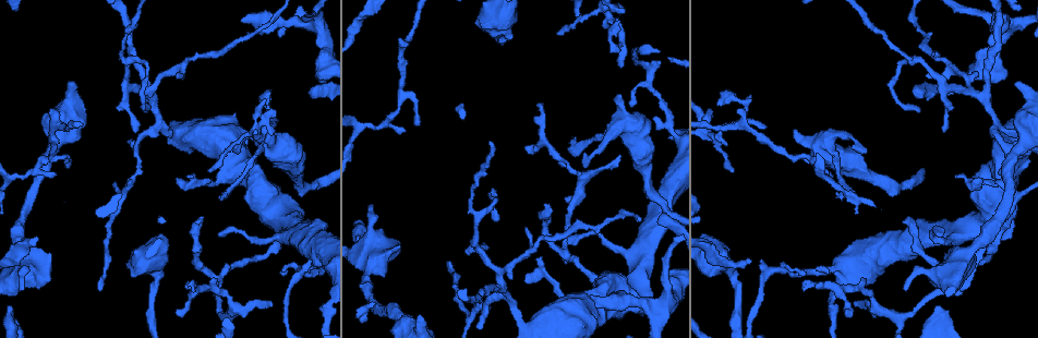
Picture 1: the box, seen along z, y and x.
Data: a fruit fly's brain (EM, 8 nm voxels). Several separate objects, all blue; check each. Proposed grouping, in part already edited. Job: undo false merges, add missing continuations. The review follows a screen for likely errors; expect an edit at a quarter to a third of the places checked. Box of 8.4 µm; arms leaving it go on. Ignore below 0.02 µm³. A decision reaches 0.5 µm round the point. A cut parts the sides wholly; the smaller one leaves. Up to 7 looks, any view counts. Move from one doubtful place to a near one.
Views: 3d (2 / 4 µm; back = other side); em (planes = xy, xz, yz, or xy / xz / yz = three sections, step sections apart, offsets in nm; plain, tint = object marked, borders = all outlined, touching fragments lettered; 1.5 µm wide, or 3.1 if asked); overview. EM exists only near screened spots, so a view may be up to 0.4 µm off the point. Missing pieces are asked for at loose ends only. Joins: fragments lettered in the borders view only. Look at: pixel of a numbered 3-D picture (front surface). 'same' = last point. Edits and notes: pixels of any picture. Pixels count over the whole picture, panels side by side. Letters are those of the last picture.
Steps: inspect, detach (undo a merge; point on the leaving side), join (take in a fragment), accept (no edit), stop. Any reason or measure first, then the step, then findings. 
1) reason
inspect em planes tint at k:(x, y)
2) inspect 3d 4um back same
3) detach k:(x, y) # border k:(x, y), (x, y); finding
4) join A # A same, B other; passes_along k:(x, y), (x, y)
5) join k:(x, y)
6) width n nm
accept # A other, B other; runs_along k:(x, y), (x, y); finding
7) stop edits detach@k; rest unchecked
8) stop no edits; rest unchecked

sudden change in width
inspect 3d 4um at 1:(364, 280)

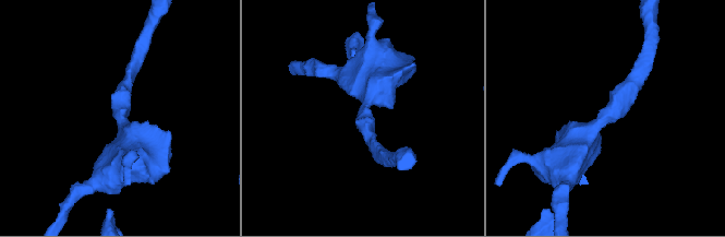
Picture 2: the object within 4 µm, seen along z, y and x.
arm_widths 220, 550 nm; need the tissue
inspect em yz step 4 tint at 2:(119, 112)

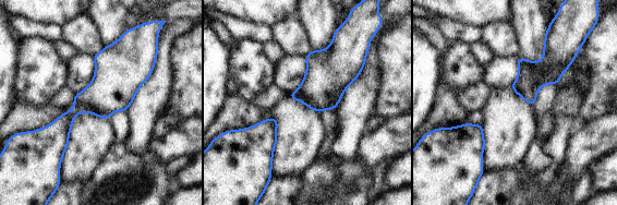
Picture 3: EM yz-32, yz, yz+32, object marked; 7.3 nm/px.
inspect em planes borders same

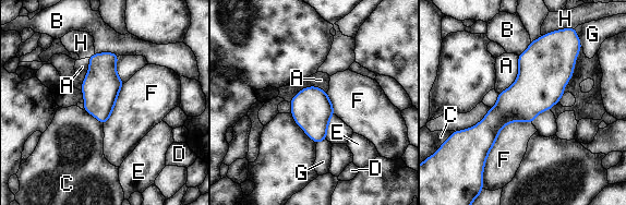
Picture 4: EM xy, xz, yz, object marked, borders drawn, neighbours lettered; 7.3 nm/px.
width 280 nm; longest_contact F 480 nm
accept # A other, B other, C other, D other, E other, F other, G other, H other; all the same neuron

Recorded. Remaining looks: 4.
free end
inspect em planes borders at 1:(418, 316)

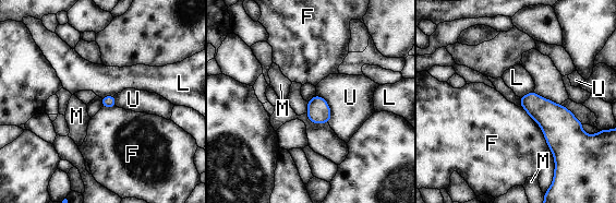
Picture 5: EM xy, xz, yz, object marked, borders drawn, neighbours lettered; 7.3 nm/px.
accept # F other, L other, M other, U other; border 5:(533, 90), (519, 97); none of them fits

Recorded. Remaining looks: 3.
four or more arms meet
inspect 3d 2um back at 1:(153, 99)

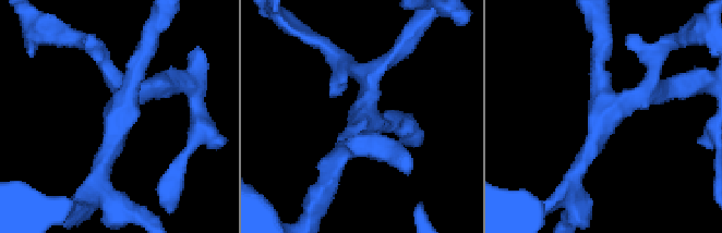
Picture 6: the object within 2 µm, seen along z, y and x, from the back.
need the tissue
inspect em planes borders at 6:(606, 116)

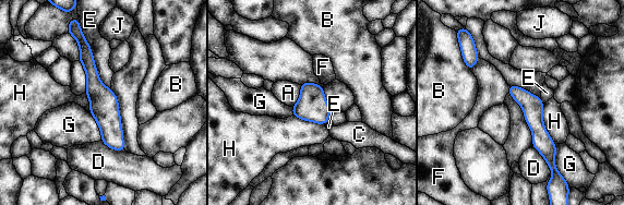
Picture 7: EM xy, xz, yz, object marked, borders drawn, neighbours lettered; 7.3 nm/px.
accept # A other, B other, C other, D other, E other, F other, G other, H other, J other; runs_along 7:(82, 43), (111, 135), (120, 148); one neuron here

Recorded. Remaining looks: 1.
stop no edits; rest unchecked

